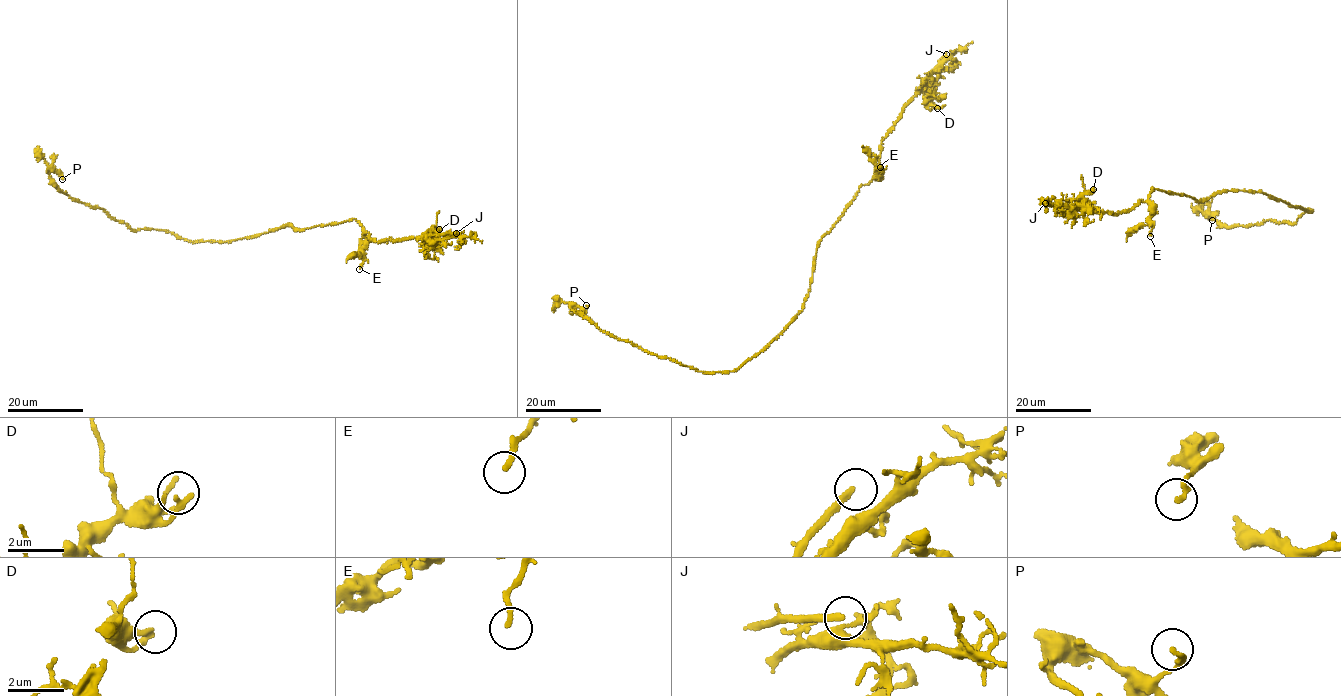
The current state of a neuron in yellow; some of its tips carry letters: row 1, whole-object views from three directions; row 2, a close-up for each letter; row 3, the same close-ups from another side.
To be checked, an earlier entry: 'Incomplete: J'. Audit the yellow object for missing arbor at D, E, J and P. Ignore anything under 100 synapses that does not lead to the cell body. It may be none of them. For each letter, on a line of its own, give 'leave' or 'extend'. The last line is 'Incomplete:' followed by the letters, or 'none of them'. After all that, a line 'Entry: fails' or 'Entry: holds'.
D: leave
E: leave
J: extend
P: leave
Incomplete: J
Entry: holds

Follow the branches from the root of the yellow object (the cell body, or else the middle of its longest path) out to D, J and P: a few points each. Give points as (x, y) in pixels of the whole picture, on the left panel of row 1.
D: (276, 229), (288, 224), (301, 230), (355, 219), (363, 234), (378, 242), (430, 236), (433, 229), (439, 229)
J: (276, 229), (288, 224), (301, 230), (352, 219), (359, 223), (363, 234), (378, 242), (456, 233)
P: (276, 229), (222, 242), (192, 242), (158, 229), (132, 230), (102, 209), (58, 190), (48, 169), (62, 179)

